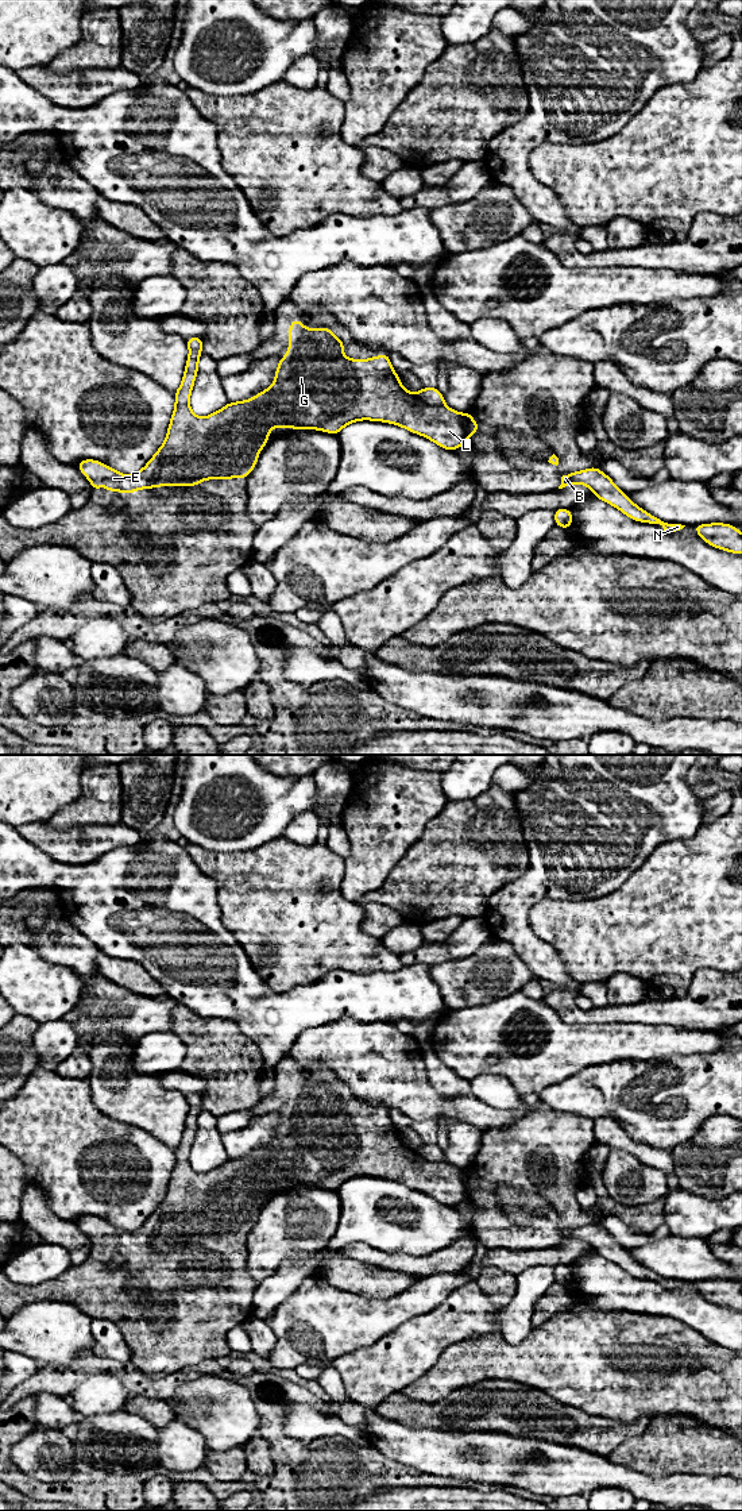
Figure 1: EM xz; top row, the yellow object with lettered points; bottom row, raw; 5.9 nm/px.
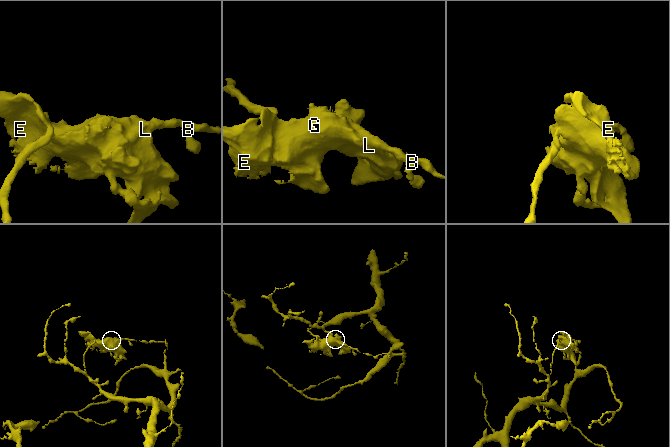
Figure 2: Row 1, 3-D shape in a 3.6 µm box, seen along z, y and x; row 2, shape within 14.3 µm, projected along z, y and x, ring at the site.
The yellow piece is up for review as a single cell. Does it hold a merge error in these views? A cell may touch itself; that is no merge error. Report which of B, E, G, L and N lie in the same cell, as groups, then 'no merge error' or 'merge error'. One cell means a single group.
B N / E G L; merge error

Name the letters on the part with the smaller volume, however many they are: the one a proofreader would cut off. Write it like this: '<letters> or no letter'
E, G, L

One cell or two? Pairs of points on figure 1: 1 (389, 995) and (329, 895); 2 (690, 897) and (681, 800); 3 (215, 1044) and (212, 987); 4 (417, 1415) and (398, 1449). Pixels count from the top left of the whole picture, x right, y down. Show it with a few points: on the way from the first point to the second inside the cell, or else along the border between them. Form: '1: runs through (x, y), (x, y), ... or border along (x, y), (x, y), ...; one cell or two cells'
1: runs through (364, 971), (329, 936), (329, 920); one cell
2: border along (702, 823), (691, 836), (663, 841), (656, 848); two cells
3: border along (184, 1006), (203, 1017), (228, 1018), (242, 1033); two cells
4: border along (381, 1417), (443, 1430); two cells

